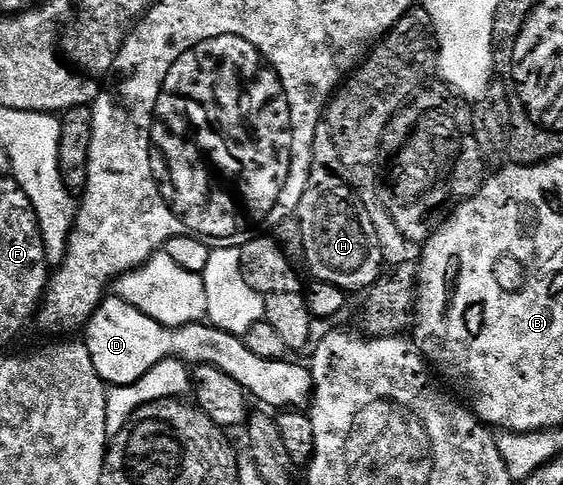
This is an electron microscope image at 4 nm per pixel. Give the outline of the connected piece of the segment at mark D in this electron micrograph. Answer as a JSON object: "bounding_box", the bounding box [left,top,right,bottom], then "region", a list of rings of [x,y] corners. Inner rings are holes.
{"bounding_box":[84,298,315,410],"region":[[[106,298],[84,329],[84,343],[92,354],[96,374],[100,374],[100,378],[110,386],[134,384],[162,360],[174,357],[190,366],[211,364],[224,370],[224,374],[236,378],[236,382],[240,382],[240,386],[253,399],[255,396],[260,403],[275,410],[298,410],[302,408],[302,403],[305,405],[311,399],[315,387],[309,367],[290,364],[289,359],[256,358],[243,339],[233,336],[225,327],[209,328],[208,325],[206,322],[186,324],[171,331],[136,306],[117,298]]]}

